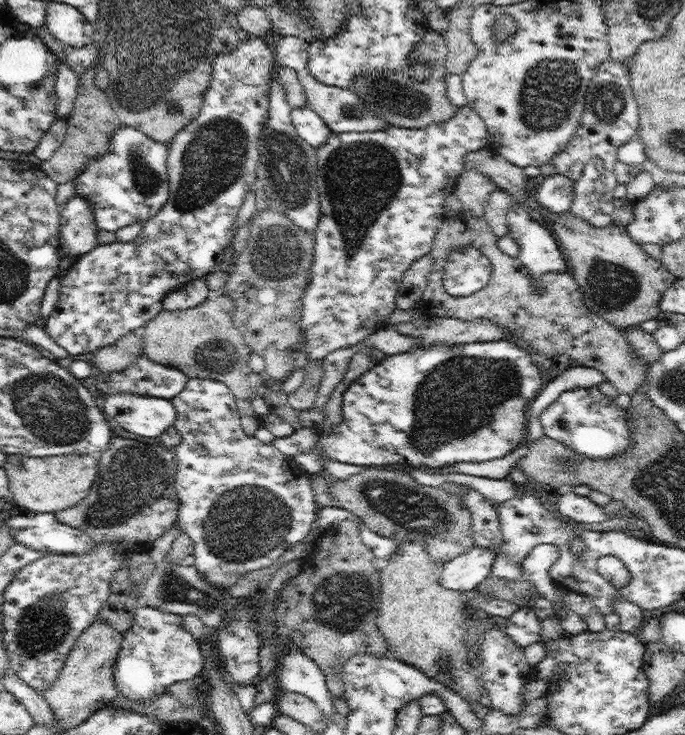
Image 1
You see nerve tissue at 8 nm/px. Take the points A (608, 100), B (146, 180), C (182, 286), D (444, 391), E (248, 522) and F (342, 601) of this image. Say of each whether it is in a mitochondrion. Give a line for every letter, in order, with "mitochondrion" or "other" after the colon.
A: mitochondrion
B: mitochondrion
C: other
D: mitochondrion
E: mitochondrion
F: mitochondrion

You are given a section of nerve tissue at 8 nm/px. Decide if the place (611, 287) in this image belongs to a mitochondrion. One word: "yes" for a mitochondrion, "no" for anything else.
yes

